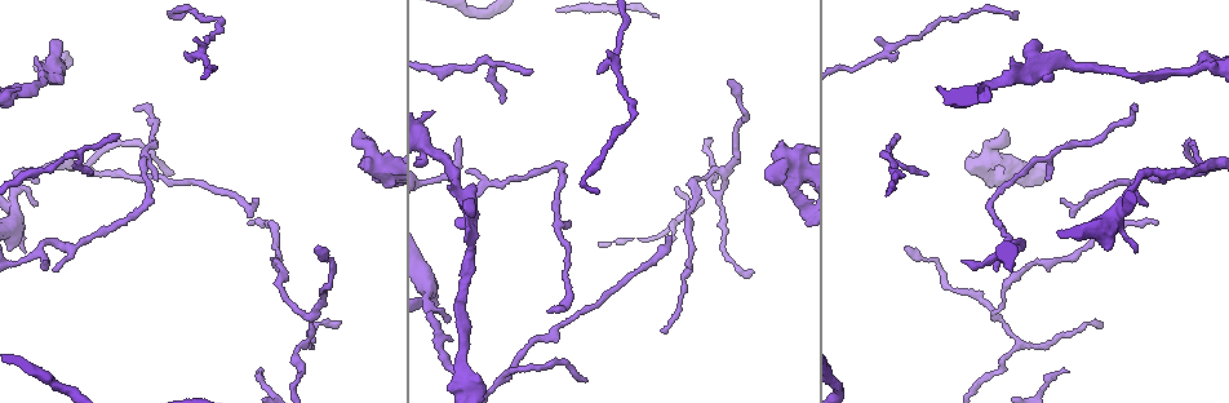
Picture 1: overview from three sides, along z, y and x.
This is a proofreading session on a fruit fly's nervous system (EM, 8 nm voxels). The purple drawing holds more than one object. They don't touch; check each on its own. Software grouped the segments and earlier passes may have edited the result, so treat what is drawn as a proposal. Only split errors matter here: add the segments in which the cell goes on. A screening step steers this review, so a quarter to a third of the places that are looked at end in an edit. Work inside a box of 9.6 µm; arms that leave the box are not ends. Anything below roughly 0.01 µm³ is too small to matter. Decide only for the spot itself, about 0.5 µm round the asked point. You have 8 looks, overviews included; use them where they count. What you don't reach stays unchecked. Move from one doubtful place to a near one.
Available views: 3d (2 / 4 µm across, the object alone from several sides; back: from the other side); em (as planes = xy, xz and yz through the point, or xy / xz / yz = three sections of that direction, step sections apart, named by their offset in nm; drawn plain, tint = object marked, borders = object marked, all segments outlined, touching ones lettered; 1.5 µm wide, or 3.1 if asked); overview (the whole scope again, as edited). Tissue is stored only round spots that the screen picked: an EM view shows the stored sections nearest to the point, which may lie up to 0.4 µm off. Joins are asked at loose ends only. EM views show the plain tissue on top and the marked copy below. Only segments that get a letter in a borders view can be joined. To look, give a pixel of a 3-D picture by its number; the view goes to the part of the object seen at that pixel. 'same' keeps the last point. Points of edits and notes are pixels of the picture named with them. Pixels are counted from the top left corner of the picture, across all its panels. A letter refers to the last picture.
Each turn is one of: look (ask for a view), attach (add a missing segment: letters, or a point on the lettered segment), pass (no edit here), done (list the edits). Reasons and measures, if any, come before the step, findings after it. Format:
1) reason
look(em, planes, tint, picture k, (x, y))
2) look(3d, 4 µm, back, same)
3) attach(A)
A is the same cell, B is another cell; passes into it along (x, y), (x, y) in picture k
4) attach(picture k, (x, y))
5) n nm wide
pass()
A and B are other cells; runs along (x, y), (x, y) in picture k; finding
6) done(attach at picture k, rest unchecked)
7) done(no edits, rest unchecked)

end of a long branch
look(em, planes, borders, picture 1, (1060, 198))

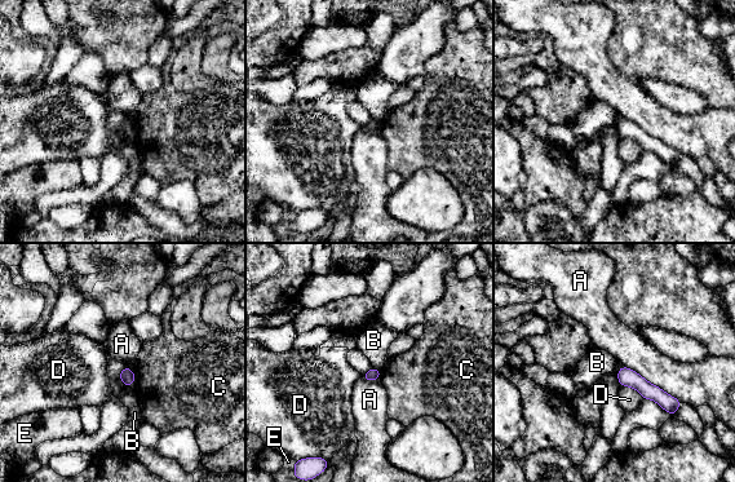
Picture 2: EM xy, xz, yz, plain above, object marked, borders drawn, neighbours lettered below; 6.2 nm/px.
pass()
A, B, C, D and E are other cells; border along (372, 366), (380, 370) in picture 2; none of them fits

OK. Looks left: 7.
tapers out
look(em, planes, borders, picture 1, (752, 274))

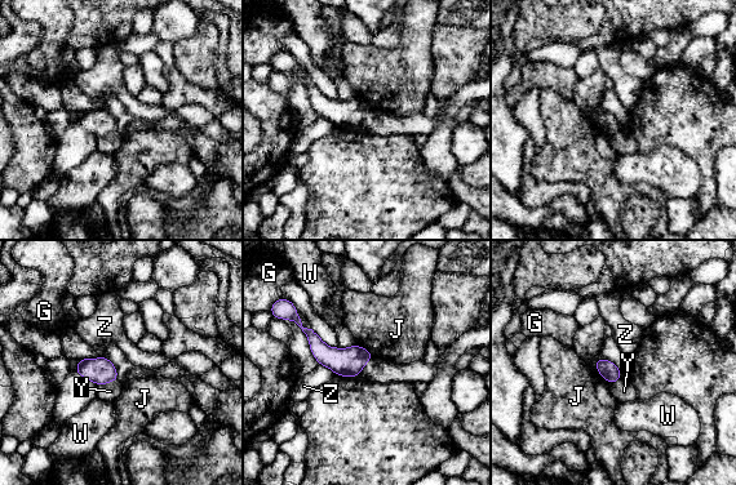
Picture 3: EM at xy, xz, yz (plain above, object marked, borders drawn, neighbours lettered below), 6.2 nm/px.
pass()
G, J, W, Y and Z are other cells; none of them fits

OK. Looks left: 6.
branch stops here
look(em, planes, borders, picture 1, (358, 131))

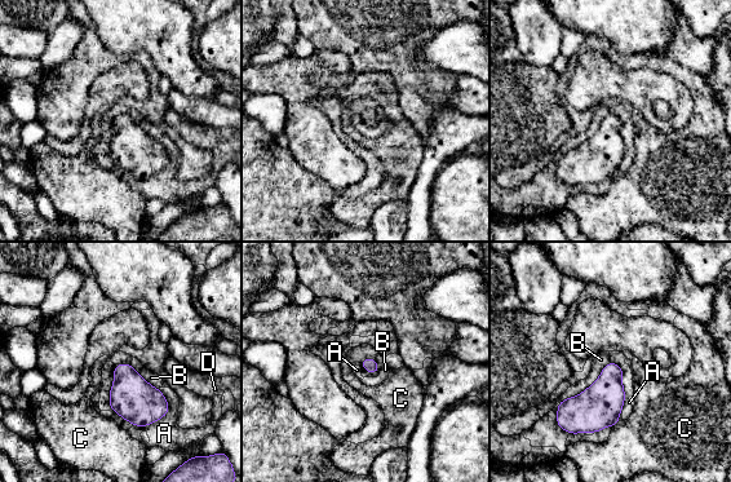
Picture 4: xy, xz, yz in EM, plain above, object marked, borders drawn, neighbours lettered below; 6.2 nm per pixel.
pass()
A, B, C and D are other cells; border along (159, 389), (168, 411), (133, 425) in picture 4; none of them fits

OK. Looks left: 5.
done(no edits, rest unchecked)

